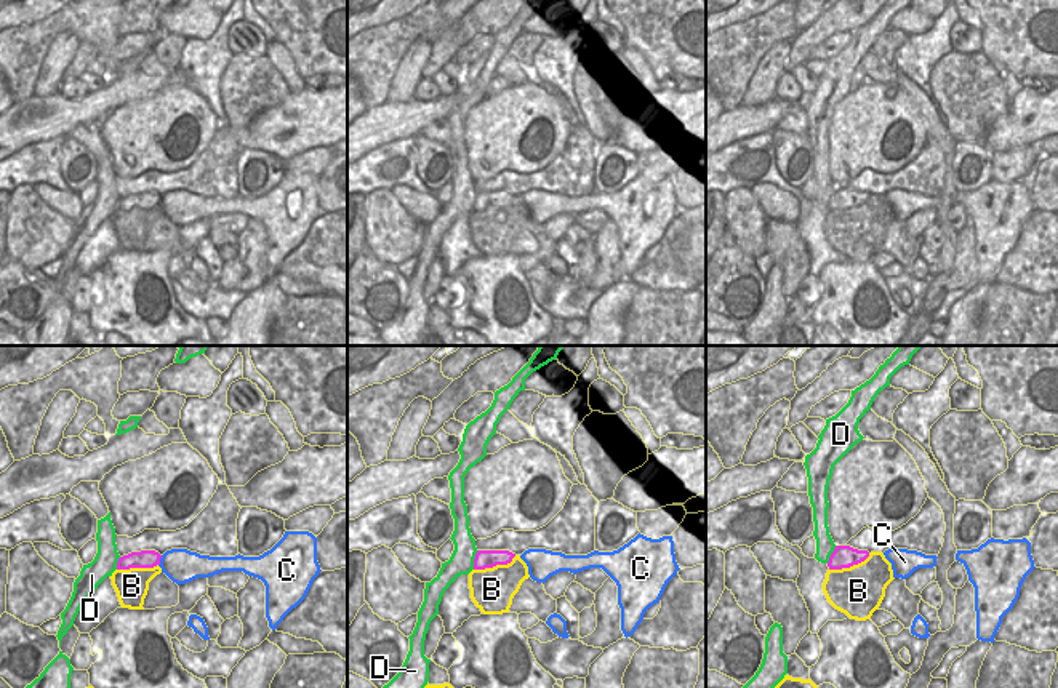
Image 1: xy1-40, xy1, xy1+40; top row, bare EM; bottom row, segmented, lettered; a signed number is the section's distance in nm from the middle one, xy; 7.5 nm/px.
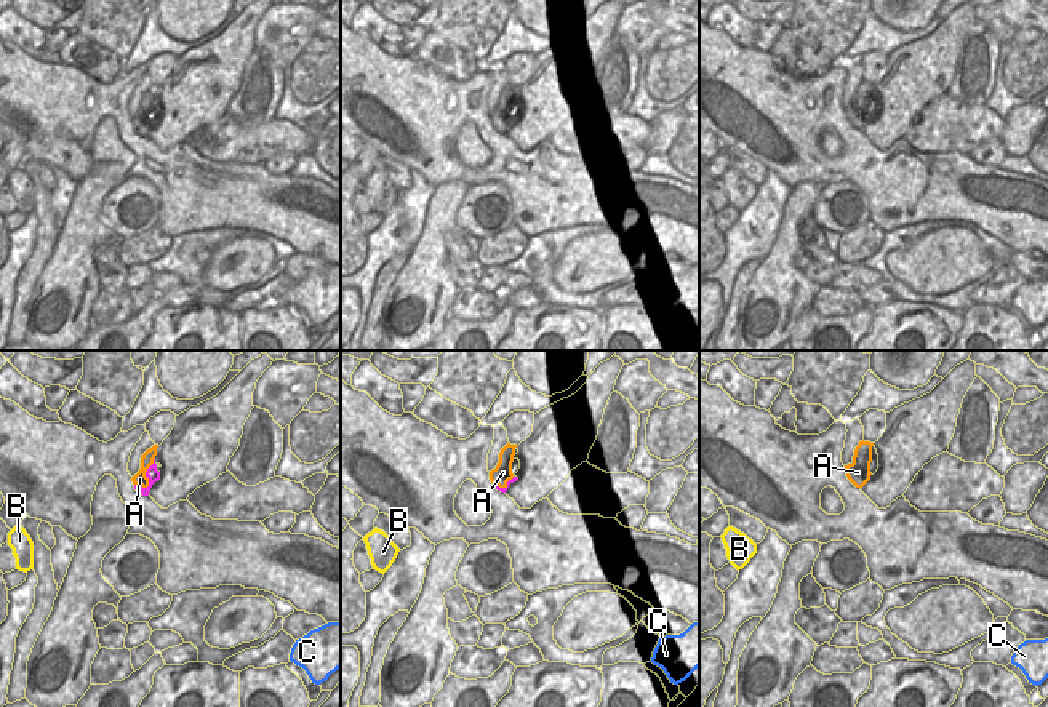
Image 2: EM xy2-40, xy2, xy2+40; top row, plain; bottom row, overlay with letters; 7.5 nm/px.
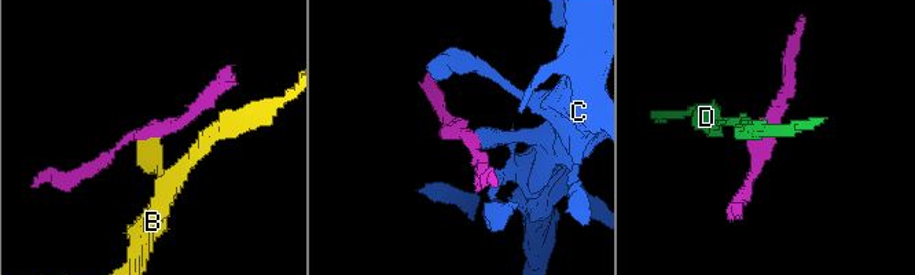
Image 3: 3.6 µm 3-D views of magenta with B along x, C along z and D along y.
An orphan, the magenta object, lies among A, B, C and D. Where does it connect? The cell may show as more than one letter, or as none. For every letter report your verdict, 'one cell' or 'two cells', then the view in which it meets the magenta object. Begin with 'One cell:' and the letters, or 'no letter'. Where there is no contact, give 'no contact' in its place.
One cell: A
A: one cell; contact in xy2-40
B: two cells; contact in xy1
C: two cells; contact in xy1-40
D: two cells; contact in xy1

